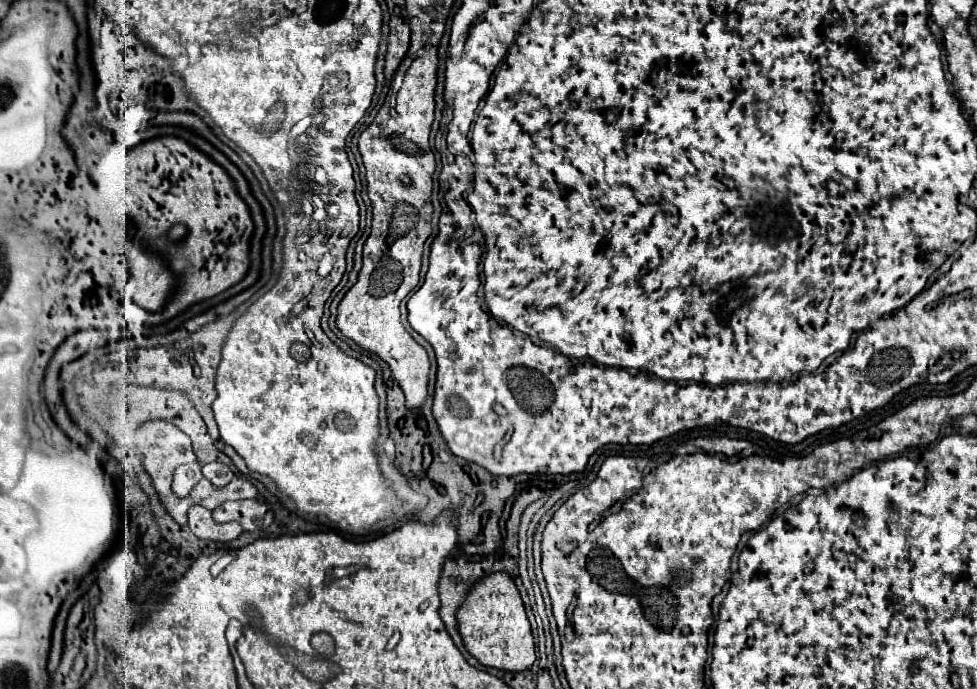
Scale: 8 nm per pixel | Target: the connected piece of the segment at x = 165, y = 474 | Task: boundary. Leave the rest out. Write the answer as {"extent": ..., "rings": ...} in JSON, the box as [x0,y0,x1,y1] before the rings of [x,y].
{"extent":[136,421,196,487],"rings":[[[148,421],[136,433],[136,443],[144,455],[144,469],[154,481],[154,487],[172,481],[172,471],[184,463],[196,461],[188,435],[182,435],[168,421]]]}

